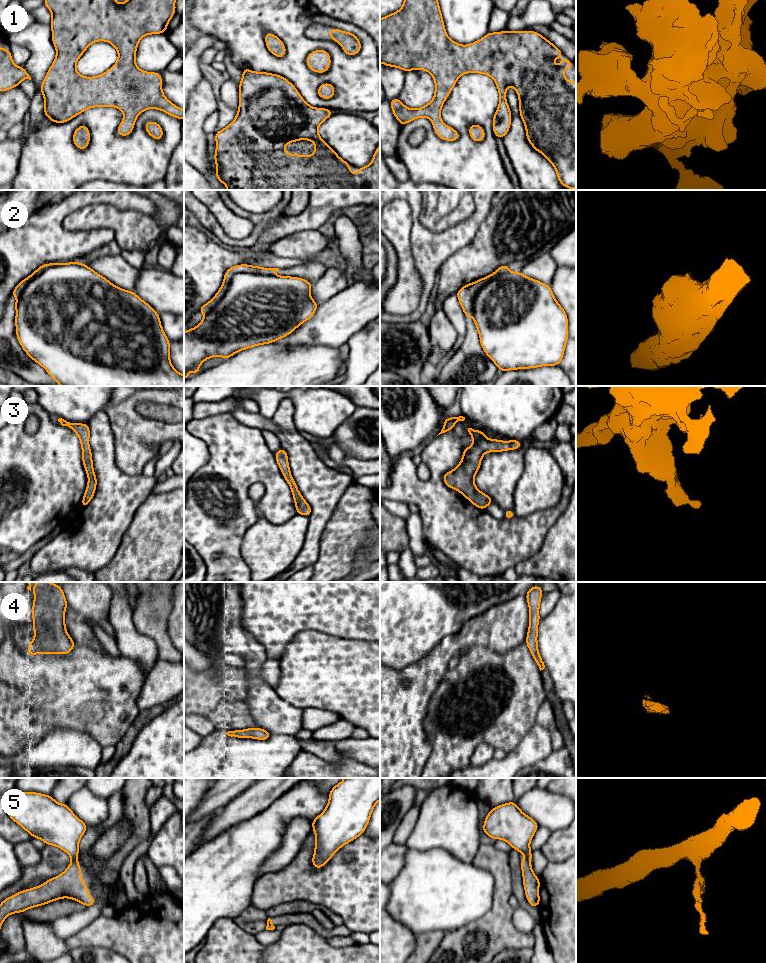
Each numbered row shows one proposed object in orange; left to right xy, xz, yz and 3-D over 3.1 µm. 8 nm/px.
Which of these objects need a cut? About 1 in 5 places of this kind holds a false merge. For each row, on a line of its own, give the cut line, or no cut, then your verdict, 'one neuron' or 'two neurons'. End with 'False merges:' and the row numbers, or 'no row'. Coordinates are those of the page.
1: cut none; one neuron
2: cut xz (274, 274), (236, 273), (232, 277), (224, 296), (205, 315); two neurons
3: cut none; one neuron
4: cut none; one neuron
5: cut yz (526, 856), (529, 862); two neurons
False merges: 2, 5

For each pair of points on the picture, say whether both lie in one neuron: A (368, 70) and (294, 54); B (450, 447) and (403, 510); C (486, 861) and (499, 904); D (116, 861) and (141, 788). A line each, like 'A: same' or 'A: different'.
A: same
B: different
C: same
D: same

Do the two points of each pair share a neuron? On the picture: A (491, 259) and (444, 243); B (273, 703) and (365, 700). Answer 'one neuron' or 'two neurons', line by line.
A: two neurons
B: two neurons

